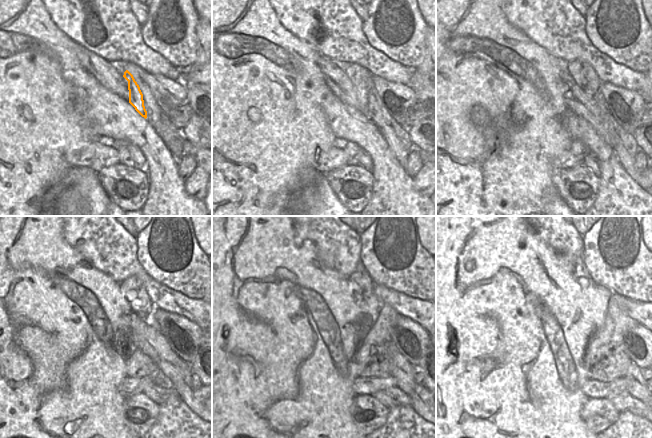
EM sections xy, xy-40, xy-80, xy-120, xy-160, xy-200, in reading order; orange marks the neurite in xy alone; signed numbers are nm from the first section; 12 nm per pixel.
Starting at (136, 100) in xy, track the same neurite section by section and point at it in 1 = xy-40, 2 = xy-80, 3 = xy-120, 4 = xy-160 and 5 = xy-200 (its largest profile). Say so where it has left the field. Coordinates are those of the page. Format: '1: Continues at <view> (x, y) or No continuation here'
1: Continues at xy-40 (361, 79)
2: Continues at xy-80 (584, 75)
3: Continues at xy-120 (134, 291)
4: Continues at xy-160 (360, 276)
5: Continues at xy-200 (581, 270)

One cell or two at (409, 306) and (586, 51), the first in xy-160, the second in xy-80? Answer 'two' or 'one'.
one

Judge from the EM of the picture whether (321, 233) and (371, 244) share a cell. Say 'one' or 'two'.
two

